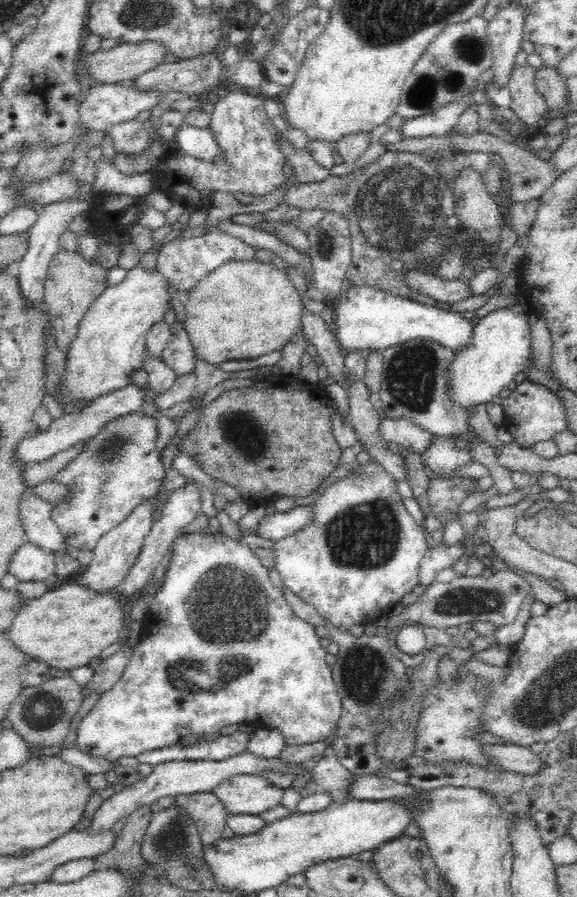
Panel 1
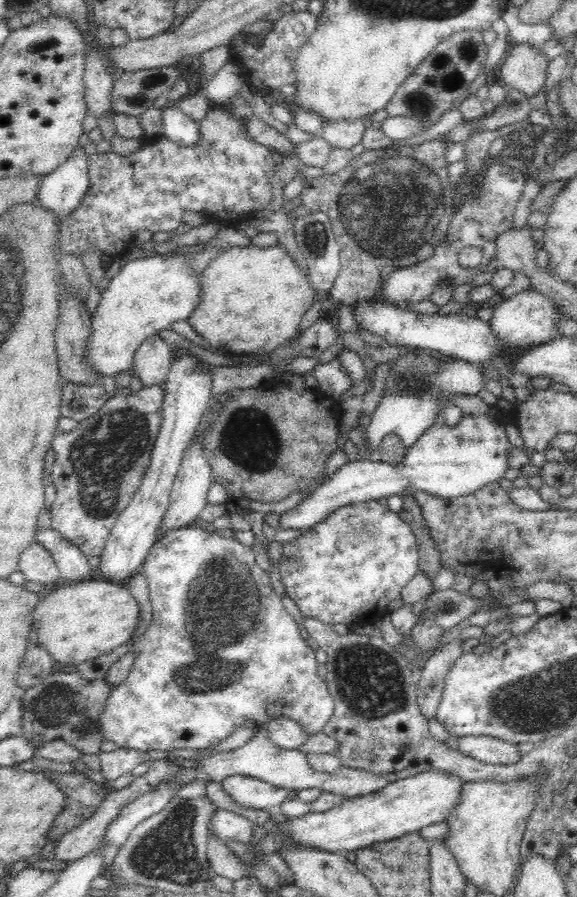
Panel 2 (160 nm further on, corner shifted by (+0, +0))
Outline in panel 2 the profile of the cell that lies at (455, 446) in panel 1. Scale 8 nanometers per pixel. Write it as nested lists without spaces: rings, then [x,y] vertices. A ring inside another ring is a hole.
[[[492,405],[487,413],[463,414],[454,426],[436,421],[420,435],[398,463],[353,458],[294,508],[279,515],[279,528],[311,529],[340,507],[401,495],[406,489],[453,499],[468,496],[486,485],[499,484],[510,468],[509,457],[514,445],[508,440],[506,425],[512,420],[506,421],[496,405]]]

